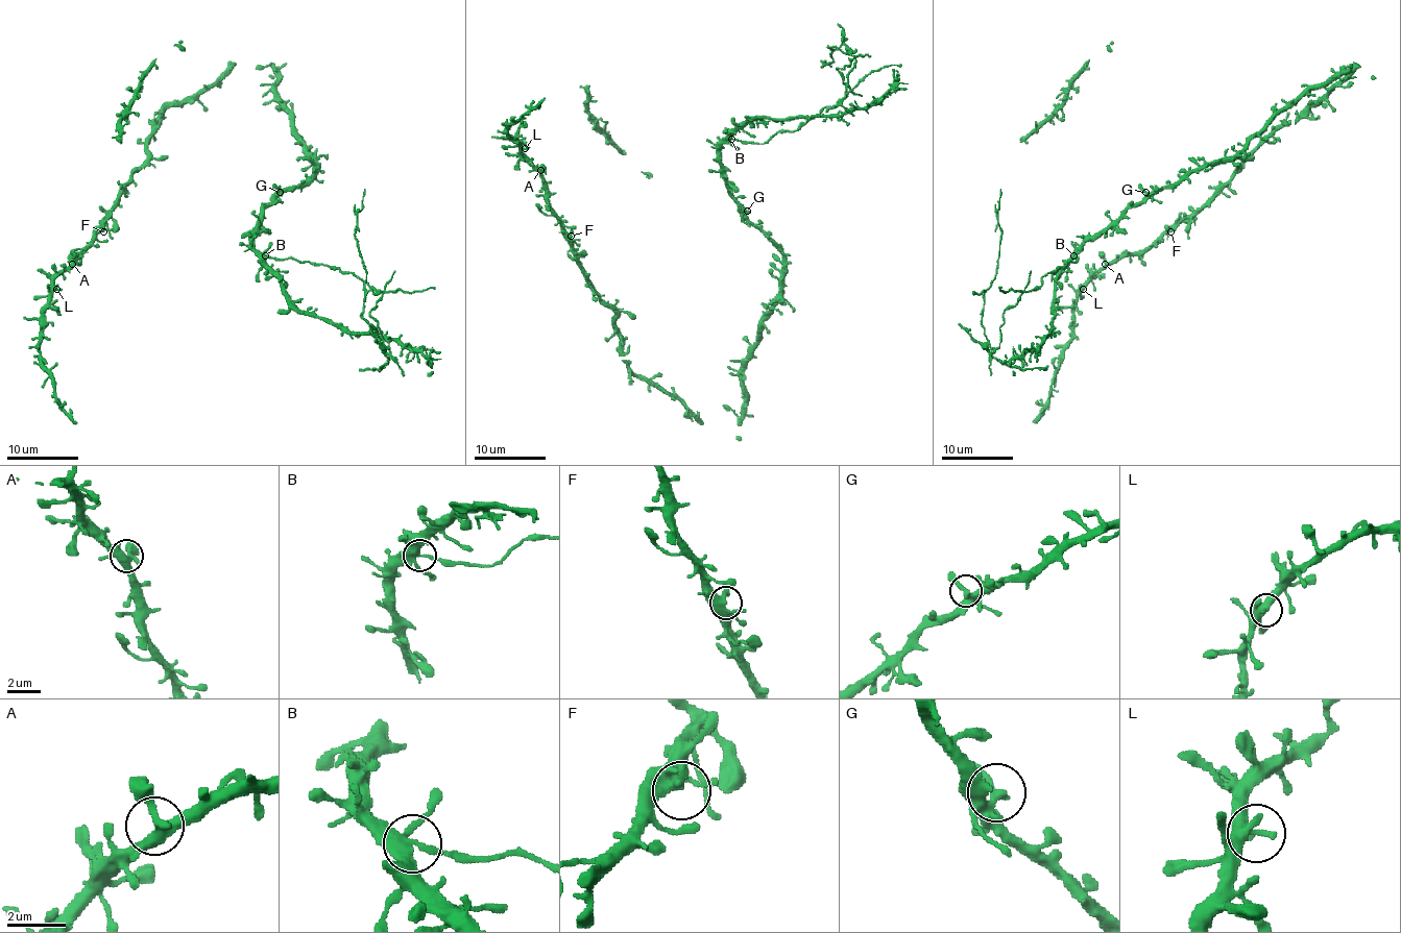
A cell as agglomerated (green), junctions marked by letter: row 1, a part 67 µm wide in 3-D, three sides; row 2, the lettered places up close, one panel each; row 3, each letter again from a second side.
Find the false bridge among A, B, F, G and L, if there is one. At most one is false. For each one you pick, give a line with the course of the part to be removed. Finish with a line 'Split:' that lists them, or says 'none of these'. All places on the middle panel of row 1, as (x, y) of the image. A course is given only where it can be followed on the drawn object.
B: course (732, 140), (763, 143), (835, 107), (850, 55), (829, 48), (830, 66)
Split: B

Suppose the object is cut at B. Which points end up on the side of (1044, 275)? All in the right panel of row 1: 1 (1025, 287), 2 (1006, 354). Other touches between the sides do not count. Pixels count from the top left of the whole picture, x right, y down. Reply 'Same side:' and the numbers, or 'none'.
Same side: 1

